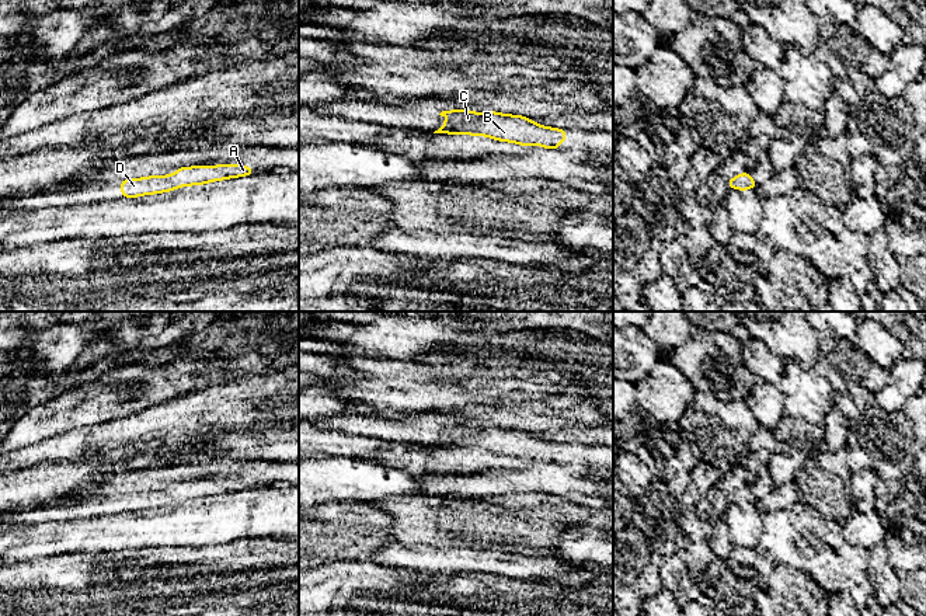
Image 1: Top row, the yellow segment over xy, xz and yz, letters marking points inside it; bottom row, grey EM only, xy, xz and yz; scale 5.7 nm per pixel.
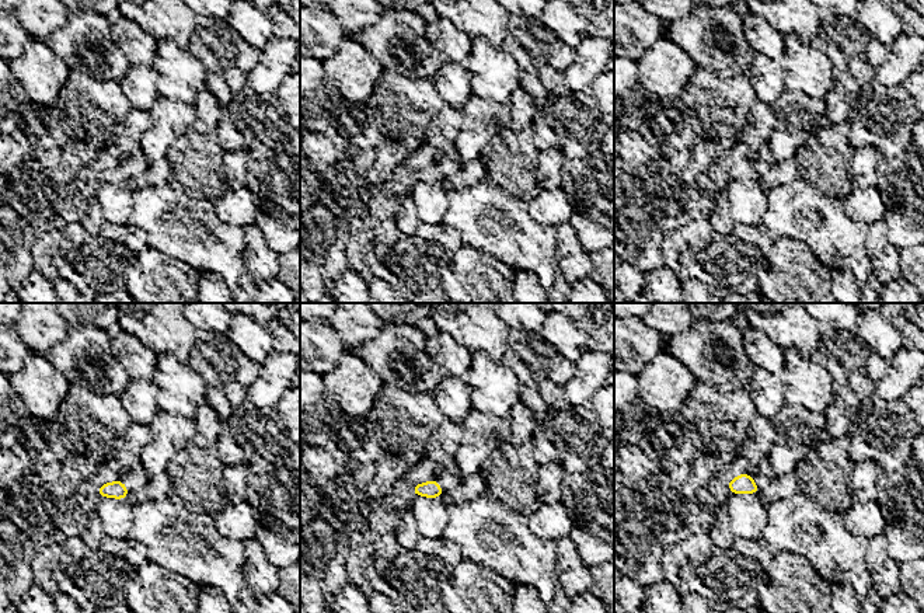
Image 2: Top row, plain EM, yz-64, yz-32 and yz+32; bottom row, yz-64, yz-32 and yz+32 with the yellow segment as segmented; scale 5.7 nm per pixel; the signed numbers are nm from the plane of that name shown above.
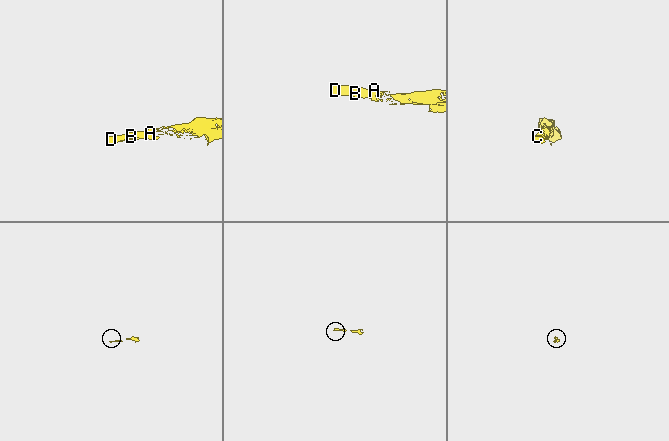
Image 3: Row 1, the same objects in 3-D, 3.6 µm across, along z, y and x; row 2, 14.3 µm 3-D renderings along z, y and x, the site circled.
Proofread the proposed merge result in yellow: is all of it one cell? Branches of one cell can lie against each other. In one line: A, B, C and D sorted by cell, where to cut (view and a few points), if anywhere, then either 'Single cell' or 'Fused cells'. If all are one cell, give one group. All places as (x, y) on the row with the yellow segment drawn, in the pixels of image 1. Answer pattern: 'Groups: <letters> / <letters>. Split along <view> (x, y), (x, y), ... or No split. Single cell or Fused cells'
Groups: A B C D. No split. Single cell

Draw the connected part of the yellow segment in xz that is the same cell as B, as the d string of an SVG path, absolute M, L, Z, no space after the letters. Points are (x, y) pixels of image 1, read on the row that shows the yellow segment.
M448 109L439 114L448 122L434 133L488 136L499 142L518 143L522 147L540 145L542 149L561 152L560 142L567 142L570 129L557 129L535 123L528 116L470 109Z

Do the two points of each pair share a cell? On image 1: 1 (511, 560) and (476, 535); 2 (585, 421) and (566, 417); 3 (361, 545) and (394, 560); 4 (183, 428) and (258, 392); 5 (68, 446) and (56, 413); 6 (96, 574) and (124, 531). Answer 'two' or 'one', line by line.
1: two
2: one
3: two
4: one
5: two
6: two

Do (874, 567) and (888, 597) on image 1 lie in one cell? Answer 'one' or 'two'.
one

